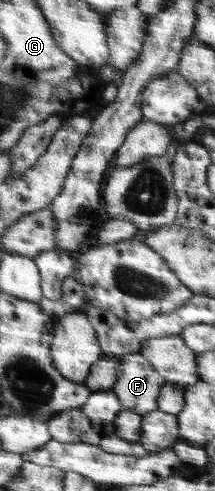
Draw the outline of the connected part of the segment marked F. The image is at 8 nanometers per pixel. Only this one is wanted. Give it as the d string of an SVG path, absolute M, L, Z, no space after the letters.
M134 353L120 356L116 384L110 390L124 410L132 410L143 417L159 409L156 401L167 383L144 356Z

